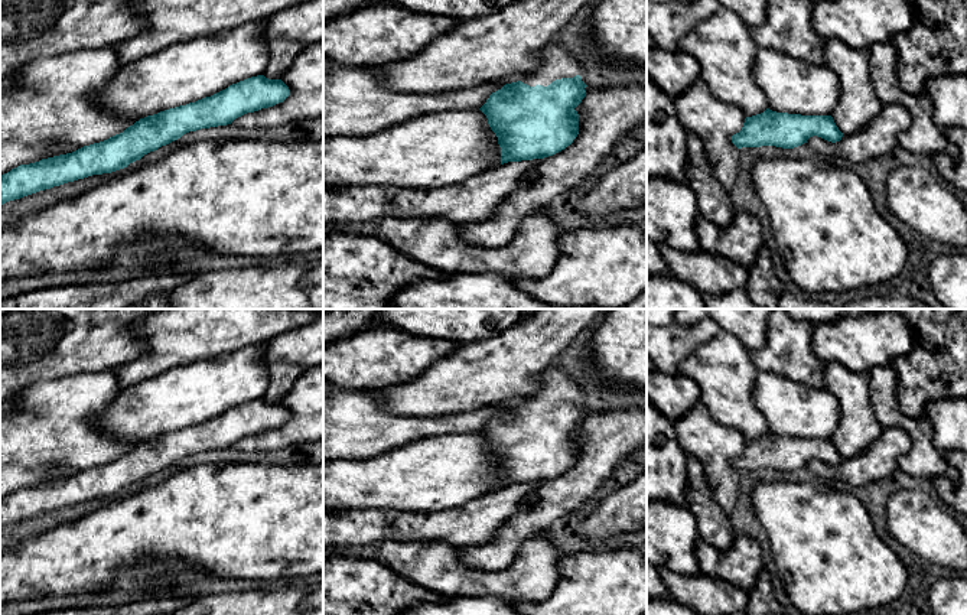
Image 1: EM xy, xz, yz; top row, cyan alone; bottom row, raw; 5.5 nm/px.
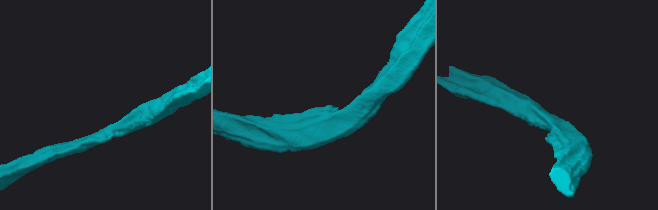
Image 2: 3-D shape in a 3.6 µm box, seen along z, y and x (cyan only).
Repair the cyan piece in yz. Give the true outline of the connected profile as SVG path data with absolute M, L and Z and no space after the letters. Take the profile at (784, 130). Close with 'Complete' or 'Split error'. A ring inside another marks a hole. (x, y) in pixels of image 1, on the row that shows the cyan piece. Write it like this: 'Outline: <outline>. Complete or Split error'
Outline: M766 108L761 114L746 117L742 130L732 136L732 143L738 149L761 146L794 149L813 136L836 143L841 140L843 133L831 115L801 115Z. Complete

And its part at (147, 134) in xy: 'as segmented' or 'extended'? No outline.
as segmented

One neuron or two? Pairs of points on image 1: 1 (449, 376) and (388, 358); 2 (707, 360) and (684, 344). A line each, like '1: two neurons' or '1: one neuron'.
1: two neurons
2: two neurons

